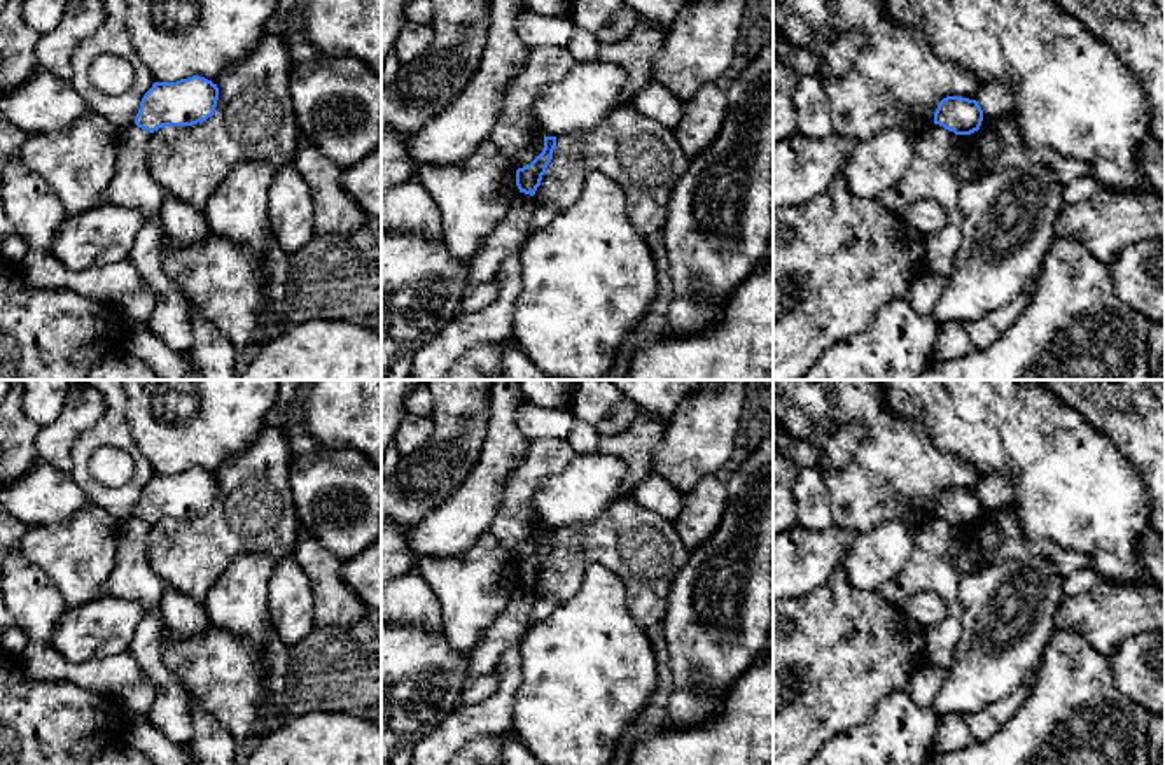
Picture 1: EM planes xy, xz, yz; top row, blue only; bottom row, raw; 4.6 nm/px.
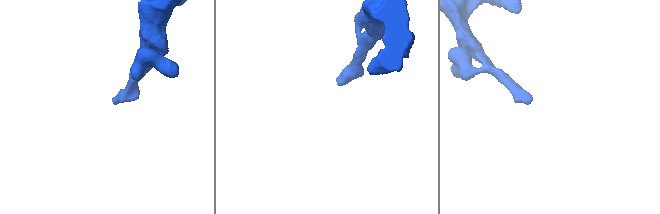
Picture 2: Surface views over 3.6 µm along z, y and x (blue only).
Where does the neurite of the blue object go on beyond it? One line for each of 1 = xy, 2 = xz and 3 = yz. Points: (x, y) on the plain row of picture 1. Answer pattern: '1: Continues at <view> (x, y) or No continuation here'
1: No continuation here
2: No continuation here
3: No continuation here

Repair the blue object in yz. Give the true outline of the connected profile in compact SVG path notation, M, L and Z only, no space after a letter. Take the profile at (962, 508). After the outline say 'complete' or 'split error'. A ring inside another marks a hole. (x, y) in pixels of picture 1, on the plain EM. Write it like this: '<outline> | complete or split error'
M946 488L934 504L934 516L943 518L955 527L971 527L980 522L983 502L976 492L962 488Z | complete

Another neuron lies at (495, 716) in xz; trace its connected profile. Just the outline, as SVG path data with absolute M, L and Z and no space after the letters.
M520 642L499 658L500 686L483 704L458 705L413 749L411 765L450 765L451 758L478 737L513 732L514 700L521 683Z

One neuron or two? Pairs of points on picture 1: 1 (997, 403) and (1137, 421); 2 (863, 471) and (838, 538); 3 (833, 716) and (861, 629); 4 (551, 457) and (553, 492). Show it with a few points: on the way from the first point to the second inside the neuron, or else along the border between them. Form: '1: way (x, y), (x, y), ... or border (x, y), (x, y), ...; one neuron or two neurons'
1: border (1057, 398), (1109, 440); two neurons
2: border (833, 524), (858, 533); two neurons
3: way (833, 695), (847, 650); one neuron
4: border (576, 456), (539, 485), (534, 496), (537, 515); two neurons

